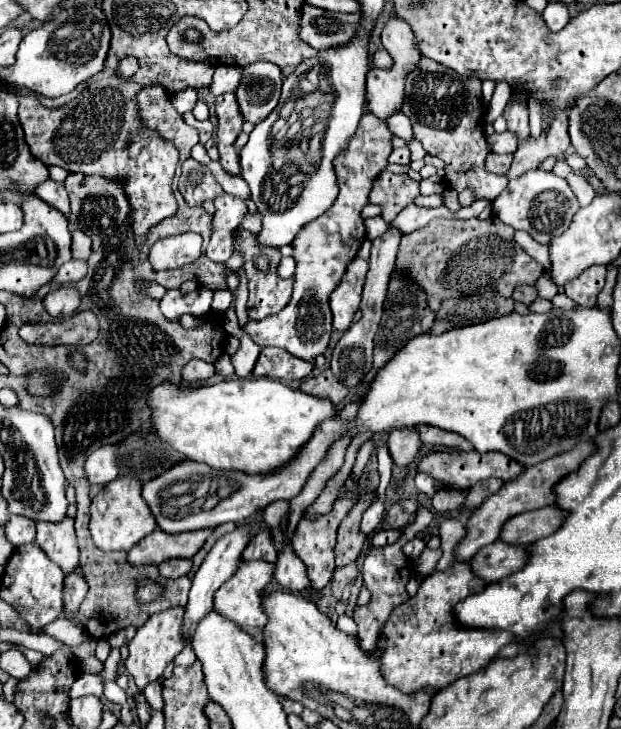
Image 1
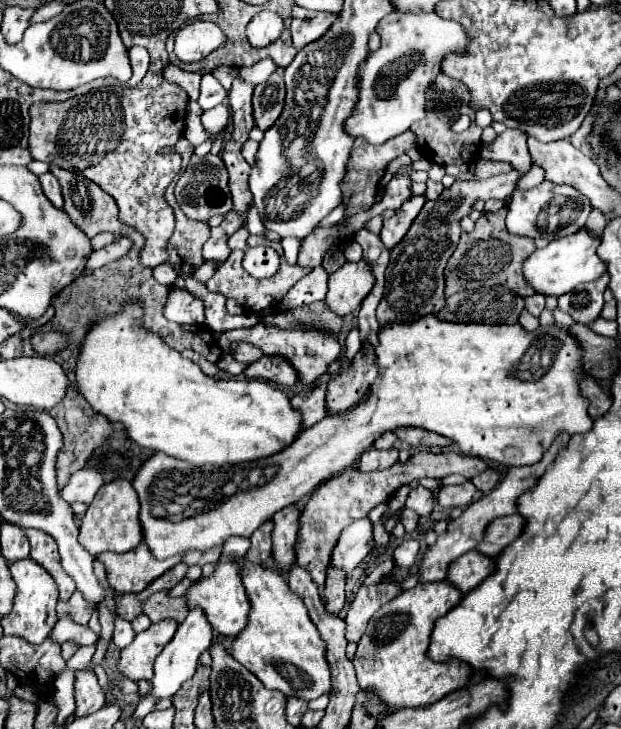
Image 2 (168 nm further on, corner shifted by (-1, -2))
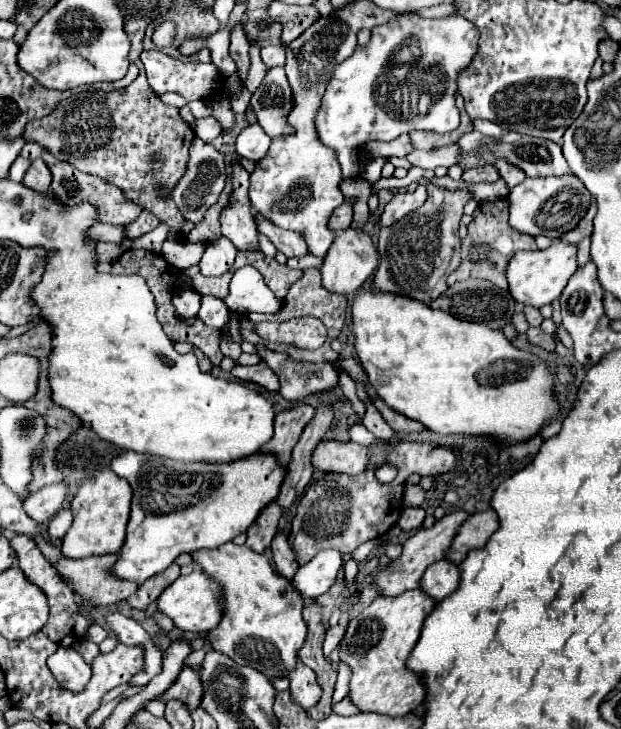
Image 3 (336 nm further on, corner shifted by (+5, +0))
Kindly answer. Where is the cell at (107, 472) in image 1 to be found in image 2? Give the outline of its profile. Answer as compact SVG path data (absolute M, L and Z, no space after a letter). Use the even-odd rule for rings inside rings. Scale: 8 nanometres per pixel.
M88 466L88 468L82 468L70 476L66 488L60 490L60 496L70 504L72 502L90 504L94 500L94 494L100 490L102 484L104 484L102 474Z

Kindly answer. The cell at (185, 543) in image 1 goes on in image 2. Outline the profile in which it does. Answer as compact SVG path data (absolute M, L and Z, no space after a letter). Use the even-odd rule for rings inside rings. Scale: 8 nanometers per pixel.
M144 542L130 552L124 554L104 552L98 554L98 558L106 566L110 588L116 590L118 594L142 592L152 580L156 580L160 574L164 574L182 560L182 556L178 556L158 562L156 558L150 558L150 550L146 550Z

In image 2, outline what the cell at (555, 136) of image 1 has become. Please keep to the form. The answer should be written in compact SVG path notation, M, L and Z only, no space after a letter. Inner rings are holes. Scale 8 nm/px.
M508 172L498 174L486 180L456 180L450 188L446 188L438 200L426 202L408 234L402 242L390 250L390 262L386 268L386 286L384 296L378 306L378 322L380 328L388 324L408 324L428 314L438 314L444 308L444 268L460 240L460 218L470 214L472 204L482 198L500 198L508 200L516 190L522 174Z

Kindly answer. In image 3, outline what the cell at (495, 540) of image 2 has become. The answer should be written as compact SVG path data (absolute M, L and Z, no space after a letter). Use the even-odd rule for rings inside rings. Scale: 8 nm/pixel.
M474 512L468 520L464 520L464 526L460 526L460 532L456 532L456 536L452 538L452 548L444 558L460 564L466 558L468 550L482 548L486 540L498 530L498 526L500 524L496 512Z

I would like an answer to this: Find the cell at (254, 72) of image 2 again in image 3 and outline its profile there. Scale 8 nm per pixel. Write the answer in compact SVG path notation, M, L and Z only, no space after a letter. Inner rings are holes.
M266 46L262 48L262 60L268 68L286 64L286 46Z

